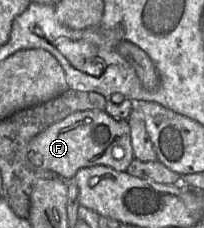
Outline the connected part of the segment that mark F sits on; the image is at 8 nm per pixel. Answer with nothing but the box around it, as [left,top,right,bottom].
[29,110,134,180]

